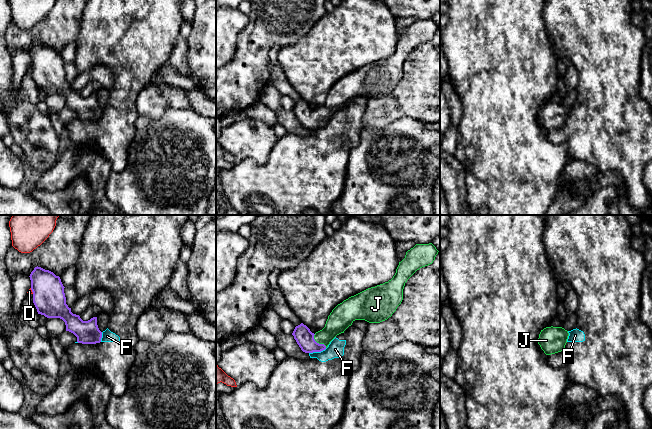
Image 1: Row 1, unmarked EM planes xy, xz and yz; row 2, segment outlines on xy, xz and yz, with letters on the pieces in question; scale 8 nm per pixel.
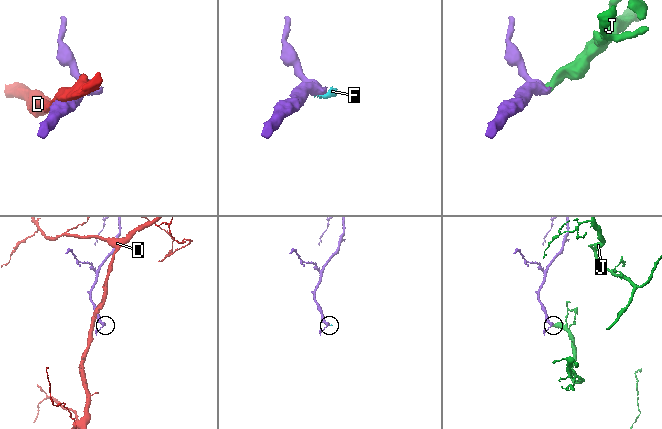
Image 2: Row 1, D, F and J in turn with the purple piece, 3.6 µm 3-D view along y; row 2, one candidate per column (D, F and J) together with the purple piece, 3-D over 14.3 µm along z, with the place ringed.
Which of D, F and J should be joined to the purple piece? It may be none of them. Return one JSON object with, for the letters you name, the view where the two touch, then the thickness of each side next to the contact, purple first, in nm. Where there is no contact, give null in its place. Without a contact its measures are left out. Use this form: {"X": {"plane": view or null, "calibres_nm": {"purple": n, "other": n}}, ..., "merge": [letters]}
{"J": {"plane": "xz", "calibres_nm": {"purple": 150, "other": 180}}, "merge": ["J"]}

